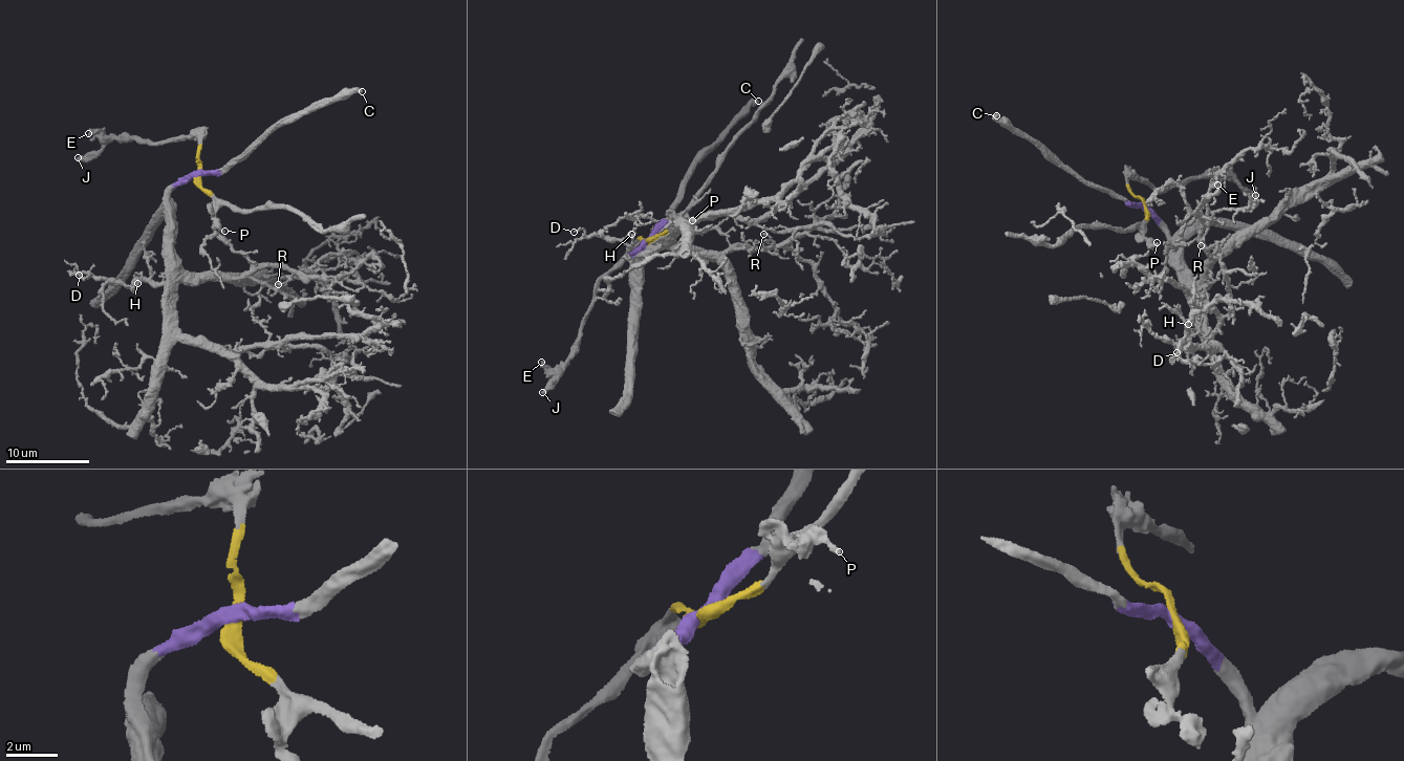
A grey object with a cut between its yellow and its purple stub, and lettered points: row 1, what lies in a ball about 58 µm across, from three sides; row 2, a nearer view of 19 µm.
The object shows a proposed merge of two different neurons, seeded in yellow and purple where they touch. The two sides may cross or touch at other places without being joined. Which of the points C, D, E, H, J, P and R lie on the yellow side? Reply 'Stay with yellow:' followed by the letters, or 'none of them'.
Stay with yellow: E, J, P

